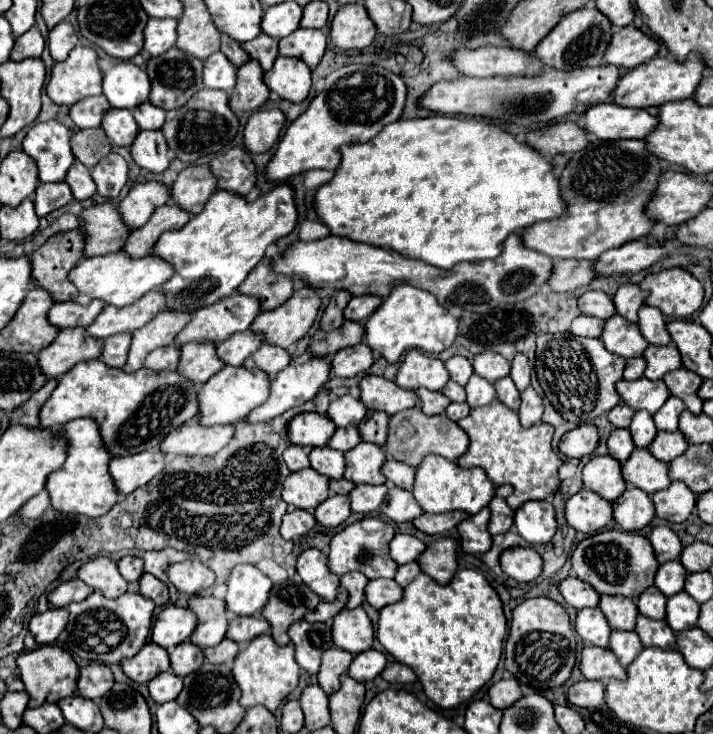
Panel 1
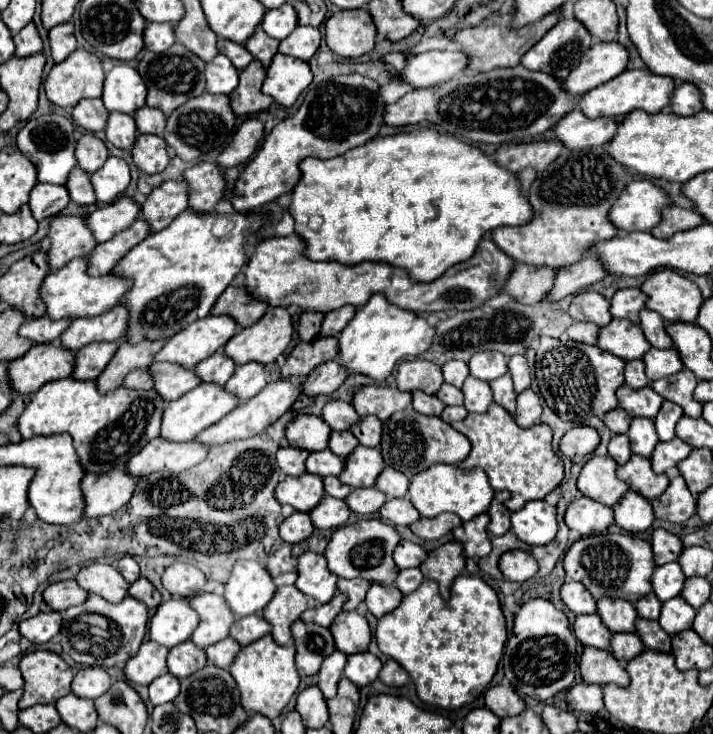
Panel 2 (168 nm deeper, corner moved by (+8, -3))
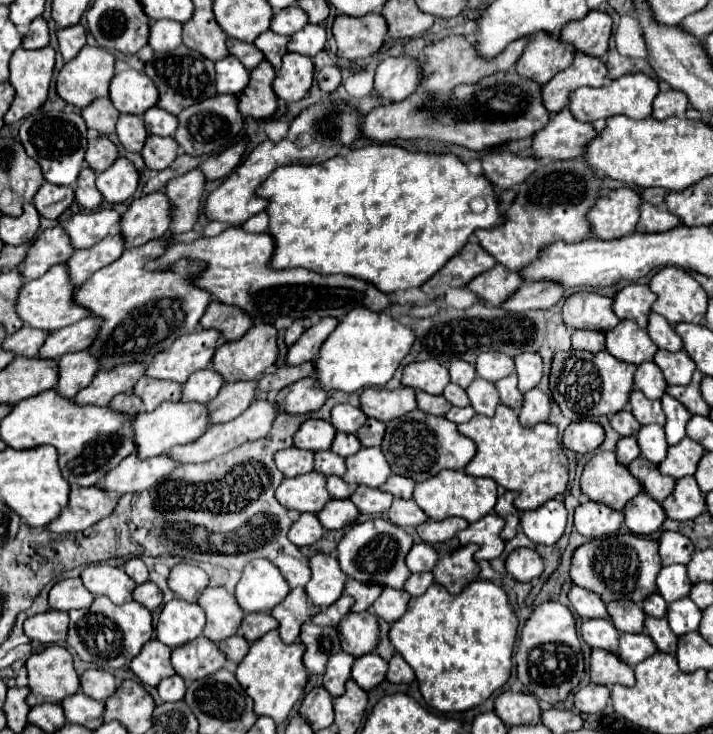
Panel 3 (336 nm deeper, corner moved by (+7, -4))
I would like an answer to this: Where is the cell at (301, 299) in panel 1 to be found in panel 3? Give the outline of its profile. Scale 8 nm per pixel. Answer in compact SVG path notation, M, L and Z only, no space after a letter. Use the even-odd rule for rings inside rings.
M259 324L253 326L241 340L221 344L213 356L213 370L219 372L225 382L259 380L263 370L275 364L277 352L277 330L271 324Z

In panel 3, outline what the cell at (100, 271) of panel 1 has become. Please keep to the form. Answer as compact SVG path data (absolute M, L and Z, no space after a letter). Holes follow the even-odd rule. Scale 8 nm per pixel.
M65 264L51 266L41 278L25 282L19 290L17 304L15 304L15 310L17 310L19 318L23 320L23 324L27 324L31 328L45 330L45 332L53 332L57 328L65 328L69 324L75 324L77 320L89 316L89 310L73 304L75 288L69 286L69 284L71 284L71 280L69 280L69 272L67 272Z

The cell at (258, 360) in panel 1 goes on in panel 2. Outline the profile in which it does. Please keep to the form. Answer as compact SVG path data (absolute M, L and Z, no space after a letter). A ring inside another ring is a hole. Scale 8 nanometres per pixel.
M250 361L248 365L236 367L234 375L228 379L224 389L238 395L240 403L246 403L266 385L266 367L258 361Z

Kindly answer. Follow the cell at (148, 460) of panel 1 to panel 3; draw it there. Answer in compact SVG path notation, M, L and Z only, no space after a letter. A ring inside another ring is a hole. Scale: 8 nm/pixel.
M71 486L69 504L65 506L65 510L61 510L59 518L53 520L47 528L57 534L81 532L99 522L101 518L107 518L115 506L117 498L97 486Z

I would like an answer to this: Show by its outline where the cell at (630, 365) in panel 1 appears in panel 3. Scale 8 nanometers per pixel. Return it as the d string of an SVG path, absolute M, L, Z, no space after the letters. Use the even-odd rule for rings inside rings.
M643 362L641 366L637 366L635 388L641 390L649 400L661 400L661 396L665 394L667 382L663 374L657 370L655 362Z

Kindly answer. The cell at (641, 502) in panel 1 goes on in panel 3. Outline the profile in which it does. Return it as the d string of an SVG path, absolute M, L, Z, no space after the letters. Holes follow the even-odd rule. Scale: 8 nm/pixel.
M641 492L637 494L623 510L625 514L625 526L637 534L637 536L649 536L661 528L661 524L667 520L667 514L663 506L649 498L649 494Z

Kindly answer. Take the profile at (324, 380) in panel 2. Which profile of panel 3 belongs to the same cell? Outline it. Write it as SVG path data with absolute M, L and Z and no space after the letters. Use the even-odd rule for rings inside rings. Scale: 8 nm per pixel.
M303 378L275 396L275 404L279 412L285 414L307 414L319 410L327 400L327 392L317 388L313 378Z

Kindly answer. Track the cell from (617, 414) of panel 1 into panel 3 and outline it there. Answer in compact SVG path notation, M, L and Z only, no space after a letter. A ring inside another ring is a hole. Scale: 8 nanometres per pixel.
M621 410L621 412L613 414L611 416L611 426L621 436L637 436L637 430L641 428L641 424L633 418L633 414L629 410Z

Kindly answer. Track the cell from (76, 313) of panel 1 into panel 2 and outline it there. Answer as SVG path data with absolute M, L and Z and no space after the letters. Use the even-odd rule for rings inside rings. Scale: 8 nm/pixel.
M38 317L36 321L26 321L20 327L20 335L32 339L34 343L50 343L56 341L70 325L72 319L60 319L60 321L52 321L50 317Z

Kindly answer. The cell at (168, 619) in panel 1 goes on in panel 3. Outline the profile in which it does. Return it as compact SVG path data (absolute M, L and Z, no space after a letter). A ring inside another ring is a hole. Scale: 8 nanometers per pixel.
M171 600L163 606L157 622L157 640L169 648L183 646L197 636L201 636L205 626L205 610L199 604L189 604L185 600Z

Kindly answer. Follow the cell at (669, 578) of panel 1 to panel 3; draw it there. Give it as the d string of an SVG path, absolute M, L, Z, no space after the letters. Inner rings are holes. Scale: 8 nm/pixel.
M683 564L663 566L657 576L657 592L665 598L665 602L675 602L679 598L689 596L691 580L687 576L687 568Z

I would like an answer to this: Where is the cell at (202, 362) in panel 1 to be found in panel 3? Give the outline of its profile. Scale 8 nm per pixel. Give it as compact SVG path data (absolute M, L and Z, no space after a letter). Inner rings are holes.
M143 376L133 386L133 394L137 394L145 404L145 410L151 412L165 400L177 402L181 398L181 386L177 386L177 382L161 382L161 380Z

